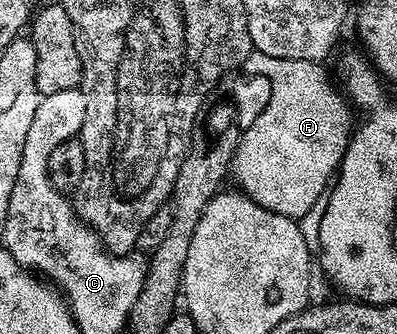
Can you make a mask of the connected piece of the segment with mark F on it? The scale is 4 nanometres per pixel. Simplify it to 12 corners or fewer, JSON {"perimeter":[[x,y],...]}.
{"perimeter":[[253,49],[240,68],[270,100],[231,179],[299,220],[354,128],[319,61]]}

